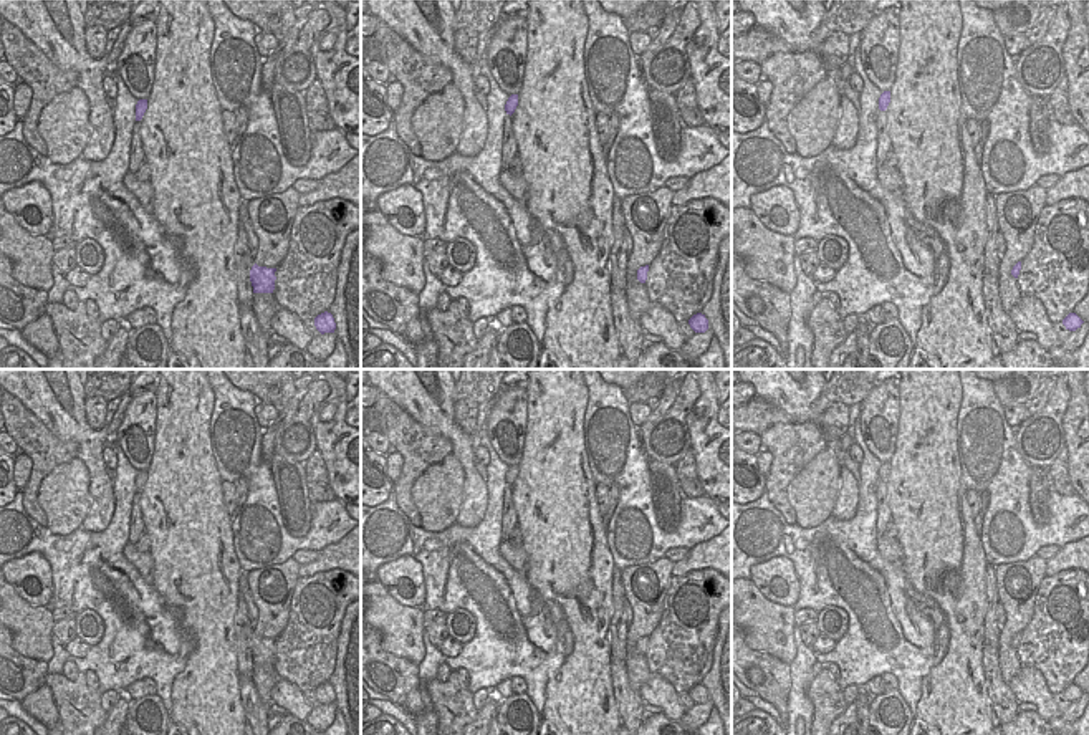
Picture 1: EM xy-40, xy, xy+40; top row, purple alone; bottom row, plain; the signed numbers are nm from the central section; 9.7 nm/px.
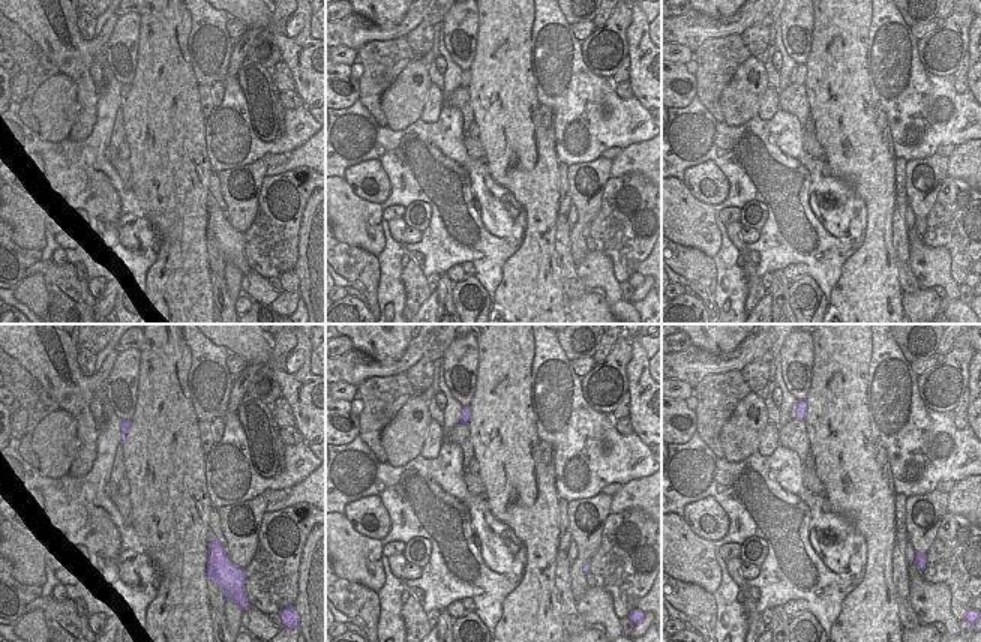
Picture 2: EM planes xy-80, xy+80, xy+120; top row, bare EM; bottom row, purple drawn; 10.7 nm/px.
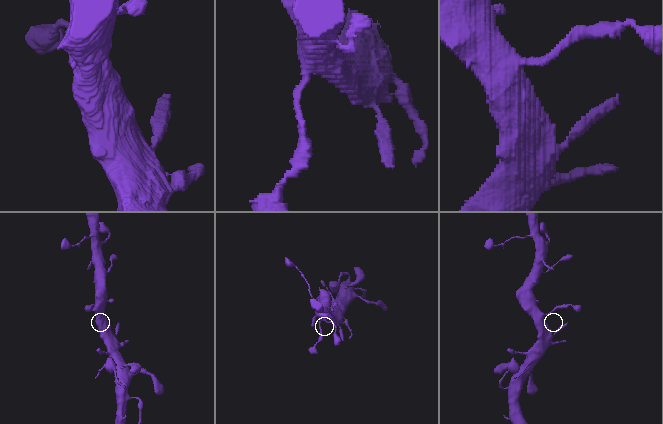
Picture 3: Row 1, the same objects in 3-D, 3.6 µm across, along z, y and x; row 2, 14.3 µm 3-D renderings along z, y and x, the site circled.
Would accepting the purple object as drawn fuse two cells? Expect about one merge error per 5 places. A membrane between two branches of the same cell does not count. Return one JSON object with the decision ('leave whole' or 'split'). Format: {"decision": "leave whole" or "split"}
{"decision": "leave whole"}

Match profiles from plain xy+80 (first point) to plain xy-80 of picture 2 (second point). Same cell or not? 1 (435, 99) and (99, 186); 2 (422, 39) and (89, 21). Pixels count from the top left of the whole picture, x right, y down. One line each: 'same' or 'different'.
1: different
2: same

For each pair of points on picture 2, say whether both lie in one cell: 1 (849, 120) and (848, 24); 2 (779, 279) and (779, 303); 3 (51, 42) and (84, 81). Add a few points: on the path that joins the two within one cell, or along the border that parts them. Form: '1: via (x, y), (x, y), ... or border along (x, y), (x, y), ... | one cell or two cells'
1: via (846, 96), (846, 48) | one cell
2: via (779, 285), (779, 297) | one cell
3: via (60, 51), (80, 72) | one cell

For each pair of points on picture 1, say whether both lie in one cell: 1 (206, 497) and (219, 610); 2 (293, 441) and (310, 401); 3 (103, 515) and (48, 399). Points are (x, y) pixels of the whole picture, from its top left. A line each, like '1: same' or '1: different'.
1: same
2: same
3: same

